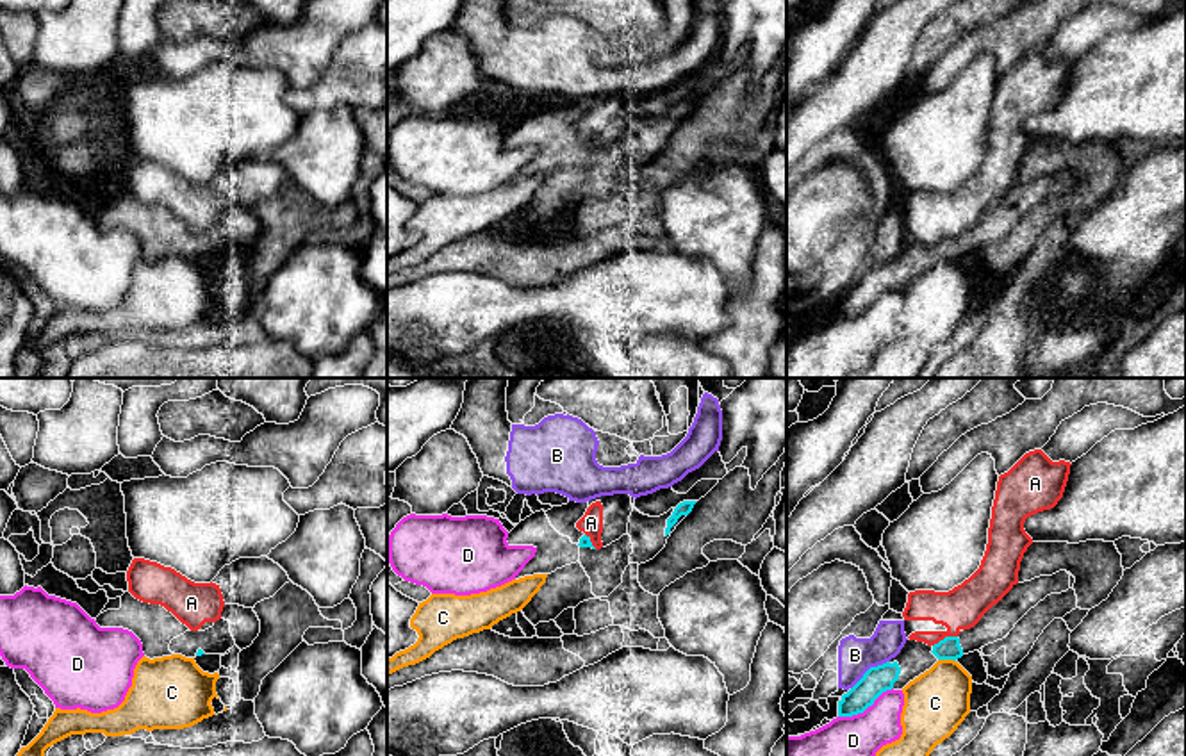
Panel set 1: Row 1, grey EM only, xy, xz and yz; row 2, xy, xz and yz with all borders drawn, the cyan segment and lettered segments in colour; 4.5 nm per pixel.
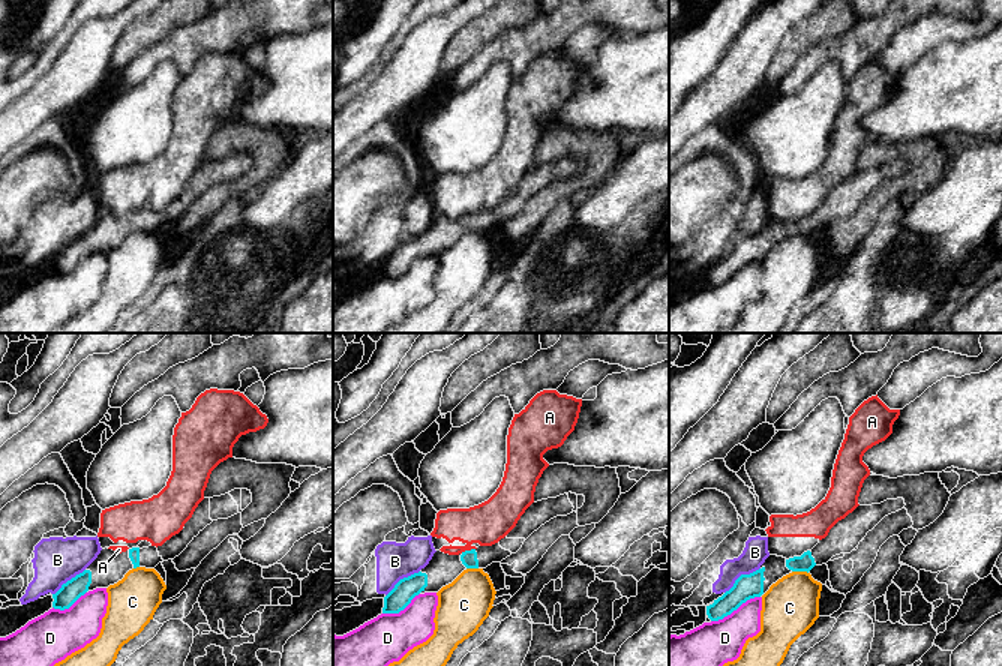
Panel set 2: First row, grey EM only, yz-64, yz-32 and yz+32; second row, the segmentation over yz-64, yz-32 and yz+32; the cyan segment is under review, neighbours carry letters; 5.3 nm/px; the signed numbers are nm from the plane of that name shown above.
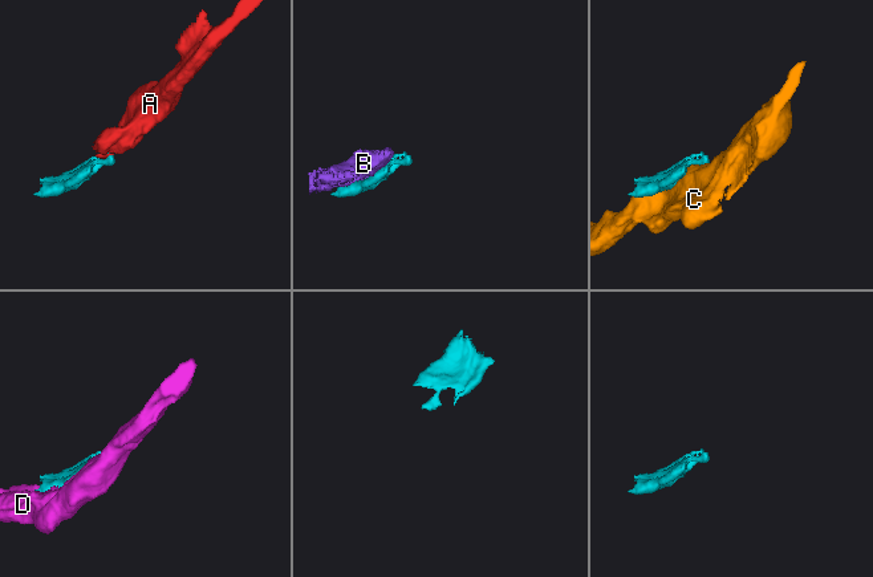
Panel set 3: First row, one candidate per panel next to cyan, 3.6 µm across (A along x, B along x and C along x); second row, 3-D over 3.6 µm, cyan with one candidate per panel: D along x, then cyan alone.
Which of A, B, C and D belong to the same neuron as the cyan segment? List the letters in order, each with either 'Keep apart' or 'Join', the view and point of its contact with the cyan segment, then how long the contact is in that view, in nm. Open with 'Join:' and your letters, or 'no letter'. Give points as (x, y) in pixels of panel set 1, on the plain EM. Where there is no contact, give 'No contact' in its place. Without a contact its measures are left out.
Join: no letter
A: Keep apart. Touches cyan at yz (946, 238). Shared border 120 nm
B: Keep apart. Touches cyan at yz (869, 270). Shared border 220 nm
C: Keep apart. Touches cyan at yz (947, 259). Shared border 80 nm
D: Keep apart. Touches cyan at yz (865, 309). Shared border 280 nm

